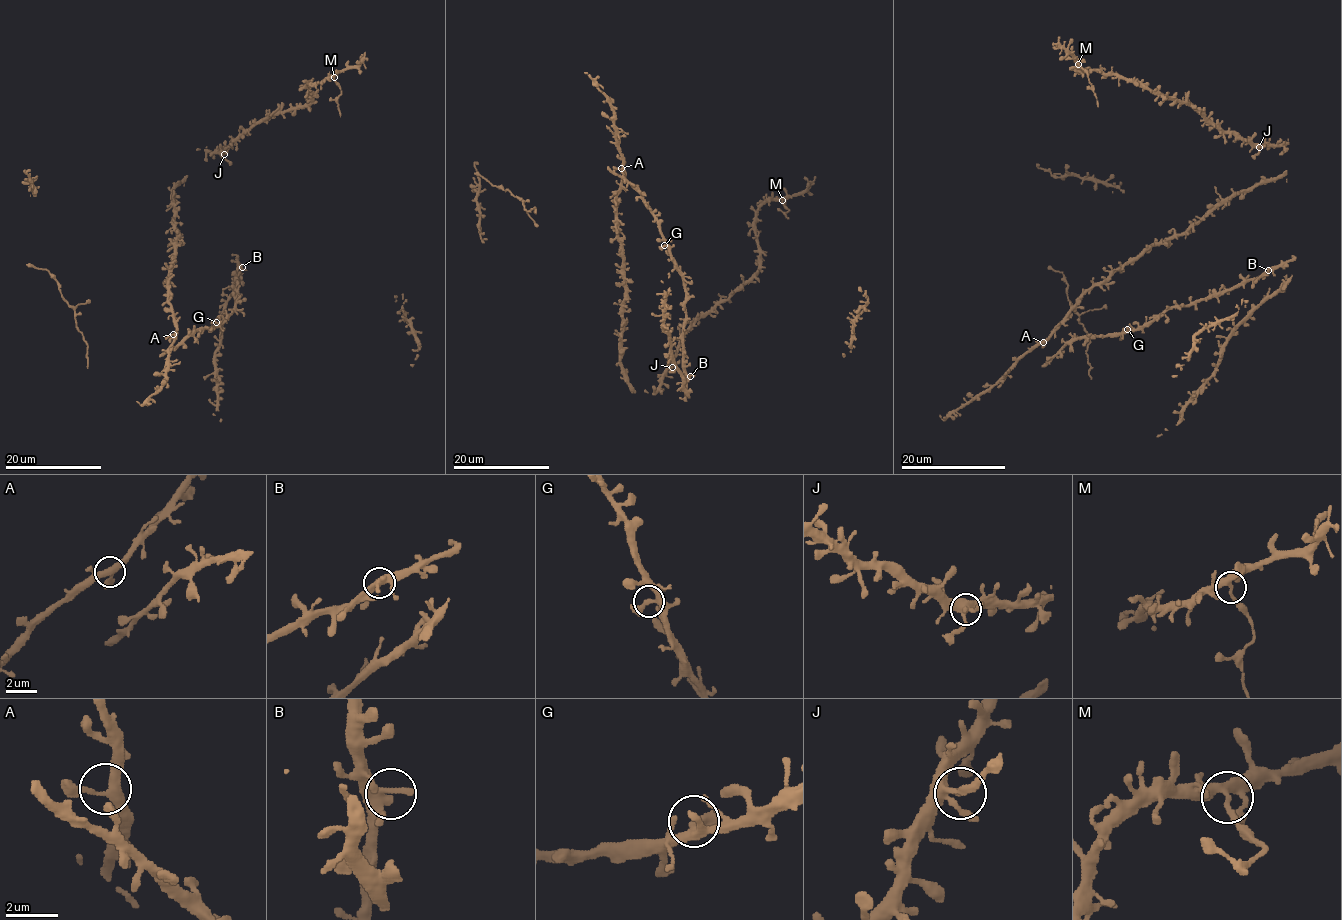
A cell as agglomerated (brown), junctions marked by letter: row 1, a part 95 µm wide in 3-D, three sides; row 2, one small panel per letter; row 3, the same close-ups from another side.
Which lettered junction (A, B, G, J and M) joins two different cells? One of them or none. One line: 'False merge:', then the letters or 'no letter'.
False merge: M

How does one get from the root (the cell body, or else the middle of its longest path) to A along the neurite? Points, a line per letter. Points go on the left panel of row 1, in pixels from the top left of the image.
A: (169, 279), (169, 305), (175, 328), (173, 334)

